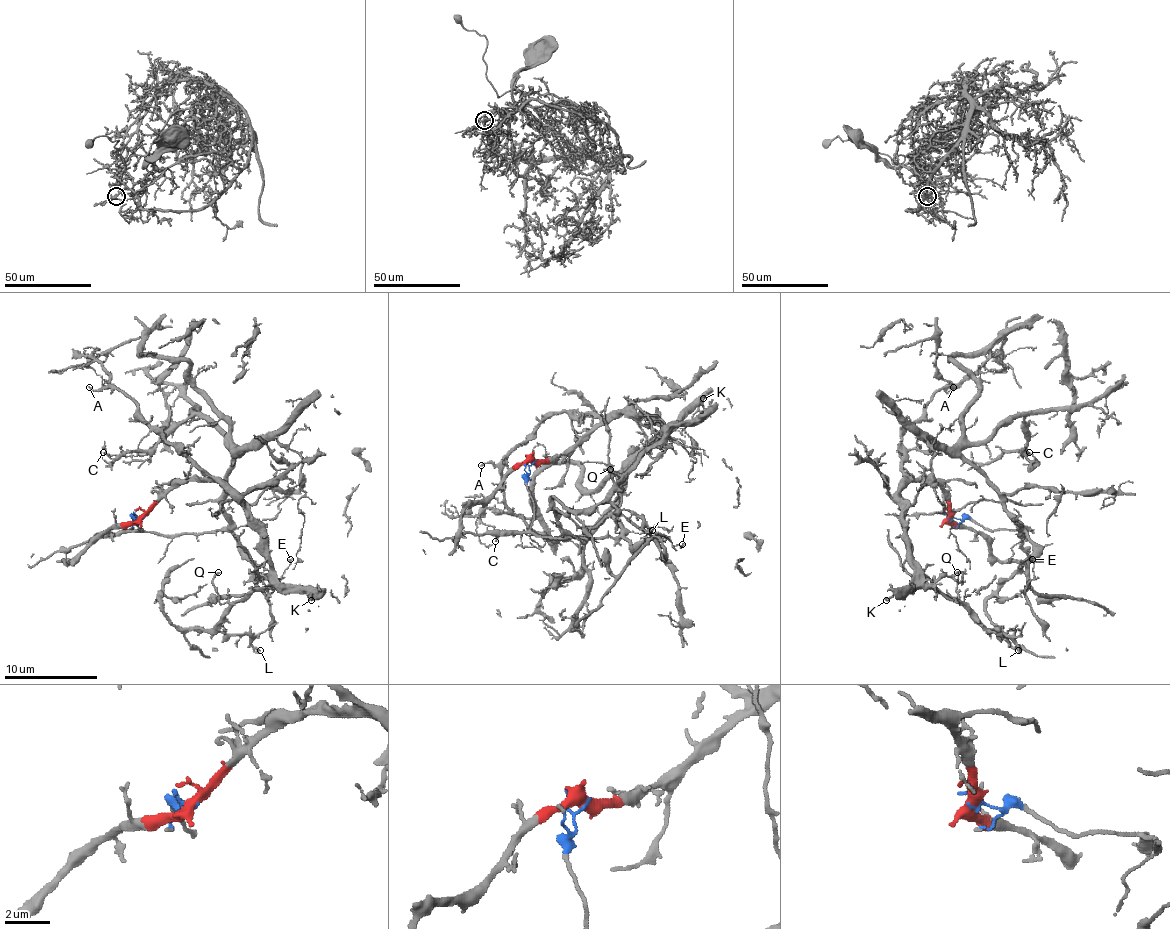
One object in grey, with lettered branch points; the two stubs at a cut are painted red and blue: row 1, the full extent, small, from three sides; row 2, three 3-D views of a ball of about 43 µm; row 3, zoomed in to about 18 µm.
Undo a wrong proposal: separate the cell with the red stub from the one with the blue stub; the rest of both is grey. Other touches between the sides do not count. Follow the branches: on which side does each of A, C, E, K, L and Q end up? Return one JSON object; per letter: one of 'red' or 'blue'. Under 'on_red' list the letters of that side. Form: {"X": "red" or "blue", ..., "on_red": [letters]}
{"A": "red", "C": "blue", "E": "blue", "K": "red", "L": "red", "Q": "red", "on_red": ["A", "K", "L", "Q"]}

